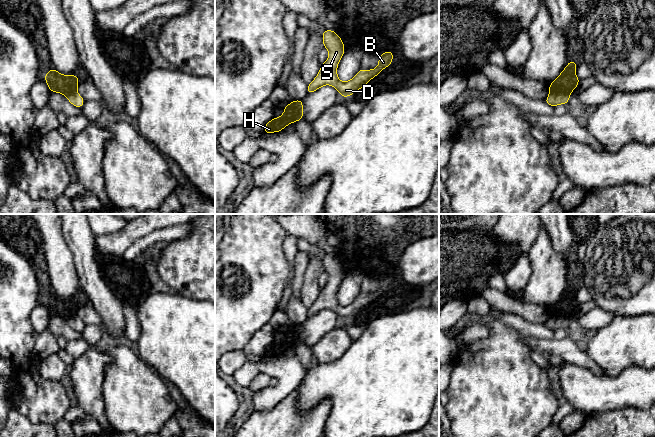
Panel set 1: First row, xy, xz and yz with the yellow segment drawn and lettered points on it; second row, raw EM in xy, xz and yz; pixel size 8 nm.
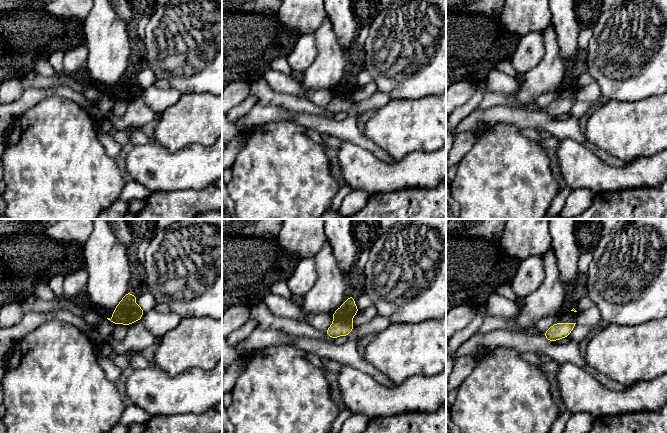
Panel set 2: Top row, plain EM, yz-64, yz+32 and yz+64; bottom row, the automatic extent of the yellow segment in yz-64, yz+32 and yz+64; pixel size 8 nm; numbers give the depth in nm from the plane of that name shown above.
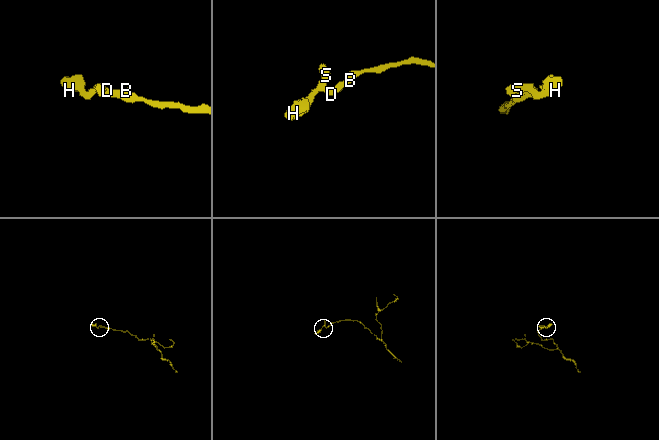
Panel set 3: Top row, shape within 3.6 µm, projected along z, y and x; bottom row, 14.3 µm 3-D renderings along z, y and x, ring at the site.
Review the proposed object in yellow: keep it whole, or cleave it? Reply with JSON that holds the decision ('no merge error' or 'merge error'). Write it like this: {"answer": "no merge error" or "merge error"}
{"answer": "merge error"}

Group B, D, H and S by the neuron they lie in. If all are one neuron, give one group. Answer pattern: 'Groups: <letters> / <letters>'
Groups: B D S / H

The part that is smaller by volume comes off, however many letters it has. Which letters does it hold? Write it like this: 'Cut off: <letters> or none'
Cut off: H

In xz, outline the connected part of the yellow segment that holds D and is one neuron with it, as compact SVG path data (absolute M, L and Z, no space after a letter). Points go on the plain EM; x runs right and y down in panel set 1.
M324 254L322 261L324 272L329 275L329 281L327 285L321 289L320 295L315 303L308 309L308 318L313 317L323 309L332 309L339 315L342 321L349 321L355 315L366 310L369 304L373 303L392 287L393 275L391 274L378 279L379 288L375 293L360 293L350 305L342 306L337 300L337 290L345 276L343 265L334 254Z

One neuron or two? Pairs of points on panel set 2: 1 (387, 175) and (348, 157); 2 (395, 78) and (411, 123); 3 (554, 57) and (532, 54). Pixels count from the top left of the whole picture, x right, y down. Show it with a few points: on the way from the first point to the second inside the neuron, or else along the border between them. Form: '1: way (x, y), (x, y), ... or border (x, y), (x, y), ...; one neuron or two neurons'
1: way (377, 175), (369, 174), (358, 163); one neuron
2: border (425, 95), (419, 98), (393, 99); two neurons
3: border (542, 32), (543, 56), (526, 72); two neurons

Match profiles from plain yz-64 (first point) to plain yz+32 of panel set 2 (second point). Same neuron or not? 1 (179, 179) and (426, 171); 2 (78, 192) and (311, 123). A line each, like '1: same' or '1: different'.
1: same
2: different

